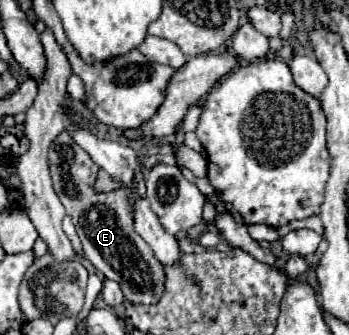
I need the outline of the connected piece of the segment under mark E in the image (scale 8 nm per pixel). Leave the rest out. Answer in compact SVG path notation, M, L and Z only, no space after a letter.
M64 130L54 140L48 166L54 180L54 192L66 208L66 214L72 216L78 236L84 246L86 258L94 268L104 274L108 280L116 280L124 292L124 298L132 304L156 304L164 292L164 266L156 260L152 248L136 234L130 214L130 200L124 188L112 192L96 192L98 166L92 162L88 152L84 152Z

